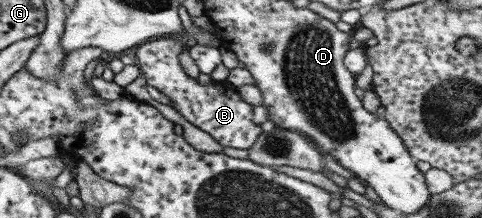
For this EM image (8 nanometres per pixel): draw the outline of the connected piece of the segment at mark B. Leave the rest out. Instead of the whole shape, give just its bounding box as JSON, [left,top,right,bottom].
[135,36,262,150]

